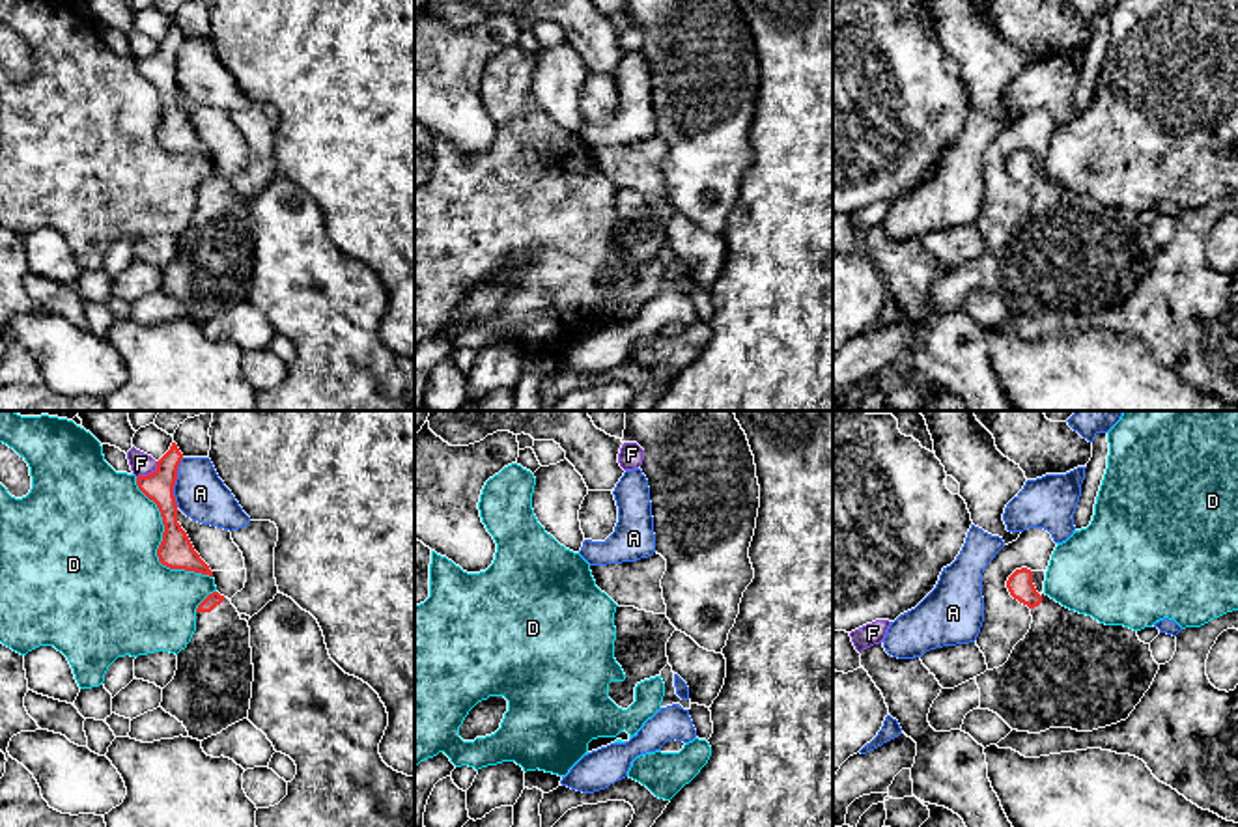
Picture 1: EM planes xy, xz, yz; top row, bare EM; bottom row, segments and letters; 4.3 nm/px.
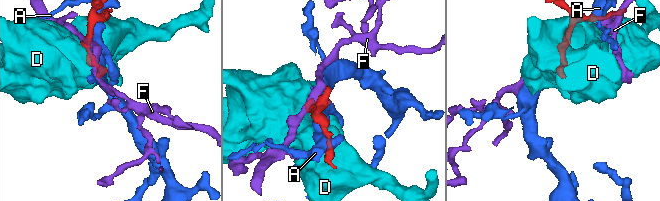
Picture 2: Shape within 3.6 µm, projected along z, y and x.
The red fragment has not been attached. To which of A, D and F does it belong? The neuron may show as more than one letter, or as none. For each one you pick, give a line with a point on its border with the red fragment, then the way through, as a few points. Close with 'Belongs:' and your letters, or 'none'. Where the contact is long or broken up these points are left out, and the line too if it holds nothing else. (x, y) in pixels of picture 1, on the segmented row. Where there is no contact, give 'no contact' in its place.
Belongs: none

